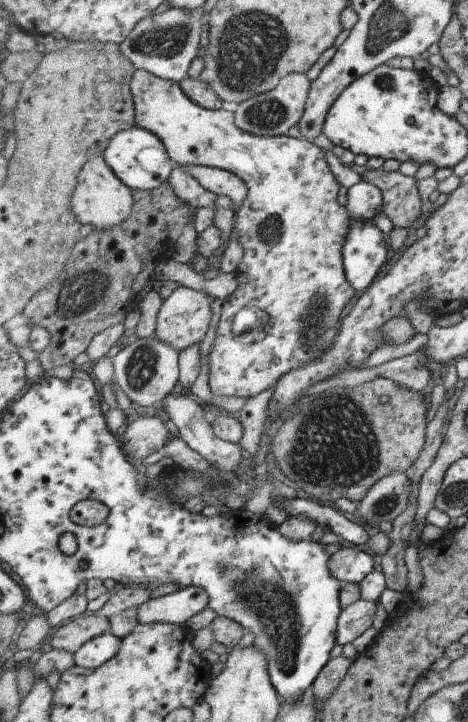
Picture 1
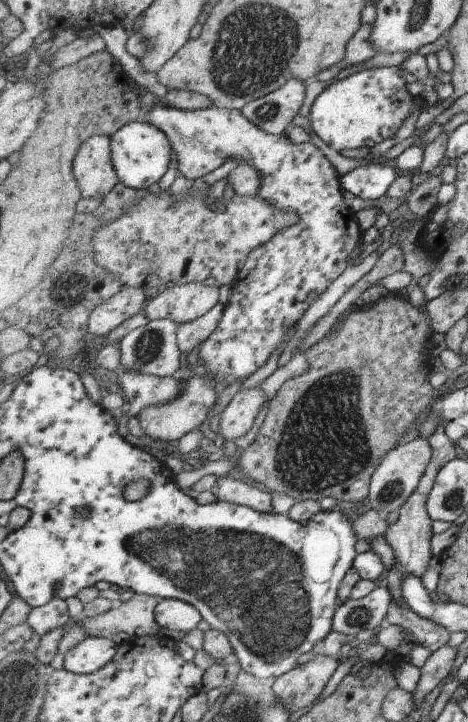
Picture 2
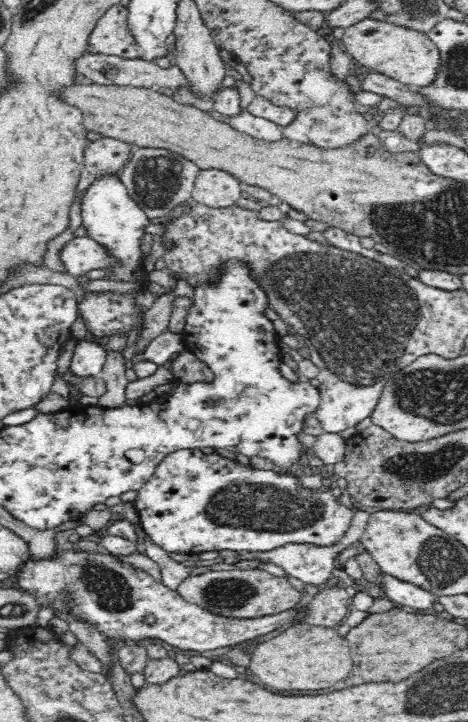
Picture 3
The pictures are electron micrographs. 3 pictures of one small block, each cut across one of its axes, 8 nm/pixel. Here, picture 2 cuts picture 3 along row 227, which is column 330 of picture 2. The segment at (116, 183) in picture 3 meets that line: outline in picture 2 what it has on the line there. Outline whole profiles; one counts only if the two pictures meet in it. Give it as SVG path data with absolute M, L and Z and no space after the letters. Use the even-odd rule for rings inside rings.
M399 66L372 68L351 74L344 79L334 82L316 96L310 110L310 126L323 142L327 143L336 151L347 148L372 148L377 144L395 136L399 128L403 126L405 119L415 110L418 116L425 107L419 96L409 93L409 83L401 76Z

